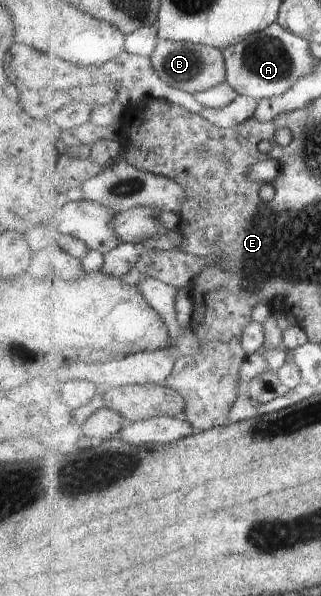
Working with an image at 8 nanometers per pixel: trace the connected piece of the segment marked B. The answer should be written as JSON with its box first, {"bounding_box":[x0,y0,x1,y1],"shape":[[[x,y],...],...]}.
{"bounding_box":[150,39,226,94],"shape":[[[159,39],[158,46],[150,58],[159,77],[167,85],[190,94],[201,93],[226,82],[224,53],[213,46]]]}

